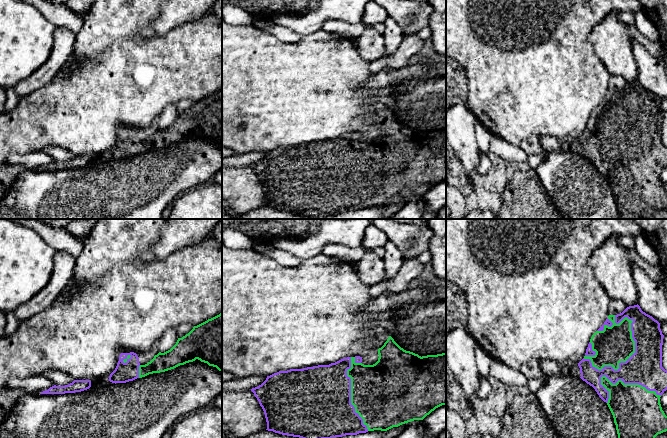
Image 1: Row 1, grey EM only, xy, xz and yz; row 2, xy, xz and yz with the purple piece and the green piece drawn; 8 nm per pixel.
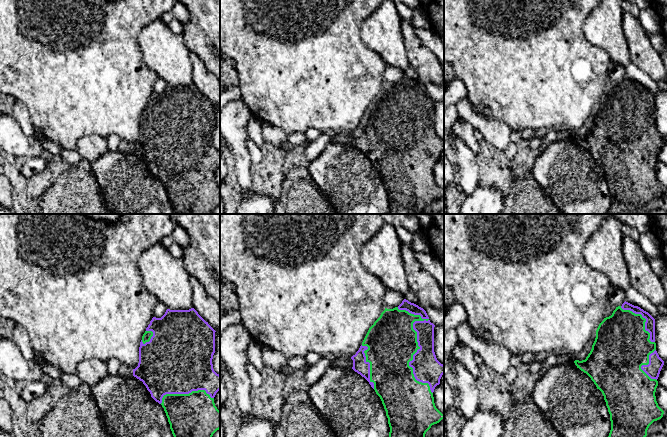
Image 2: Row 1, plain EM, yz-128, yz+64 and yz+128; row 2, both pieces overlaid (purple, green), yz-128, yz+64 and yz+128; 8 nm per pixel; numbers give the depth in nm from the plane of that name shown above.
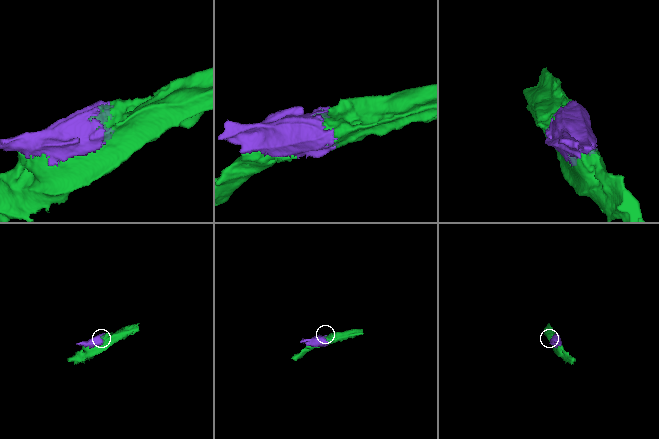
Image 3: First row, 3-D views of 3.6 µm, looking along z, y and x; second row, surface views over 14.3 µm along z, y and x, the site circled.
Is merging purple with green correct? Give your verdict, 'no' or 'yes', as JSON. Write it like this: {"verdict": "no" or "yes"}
{"verdict": "yes"}

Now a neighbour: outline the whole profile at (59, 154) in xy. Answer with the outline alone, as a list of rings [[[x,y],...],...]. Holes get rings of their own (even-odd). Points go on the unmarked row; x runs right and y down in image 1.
[[[56,146],[45,147],[43,151],[49,154],[56,162],[65,162],[74,157],[69,150]]]

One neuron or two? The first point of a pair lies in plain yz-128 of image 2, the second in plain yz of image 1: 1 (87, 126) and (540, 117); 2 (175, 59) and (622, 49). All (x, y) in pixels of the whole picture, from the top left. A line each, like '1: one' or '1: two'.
1: one
2: one

